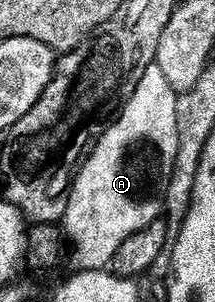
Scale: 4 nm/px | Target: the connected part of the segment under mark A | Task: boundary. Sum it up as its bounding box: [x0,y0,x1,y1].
[63,64,179,270]

